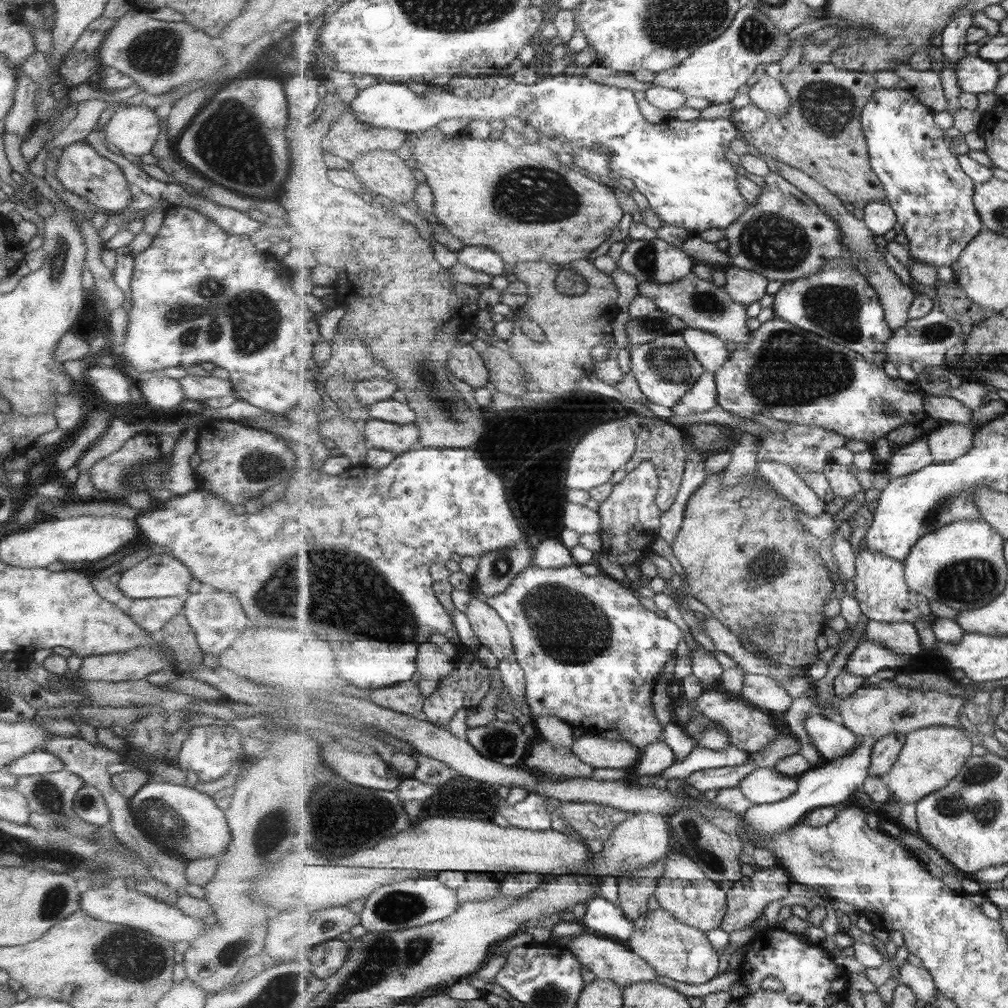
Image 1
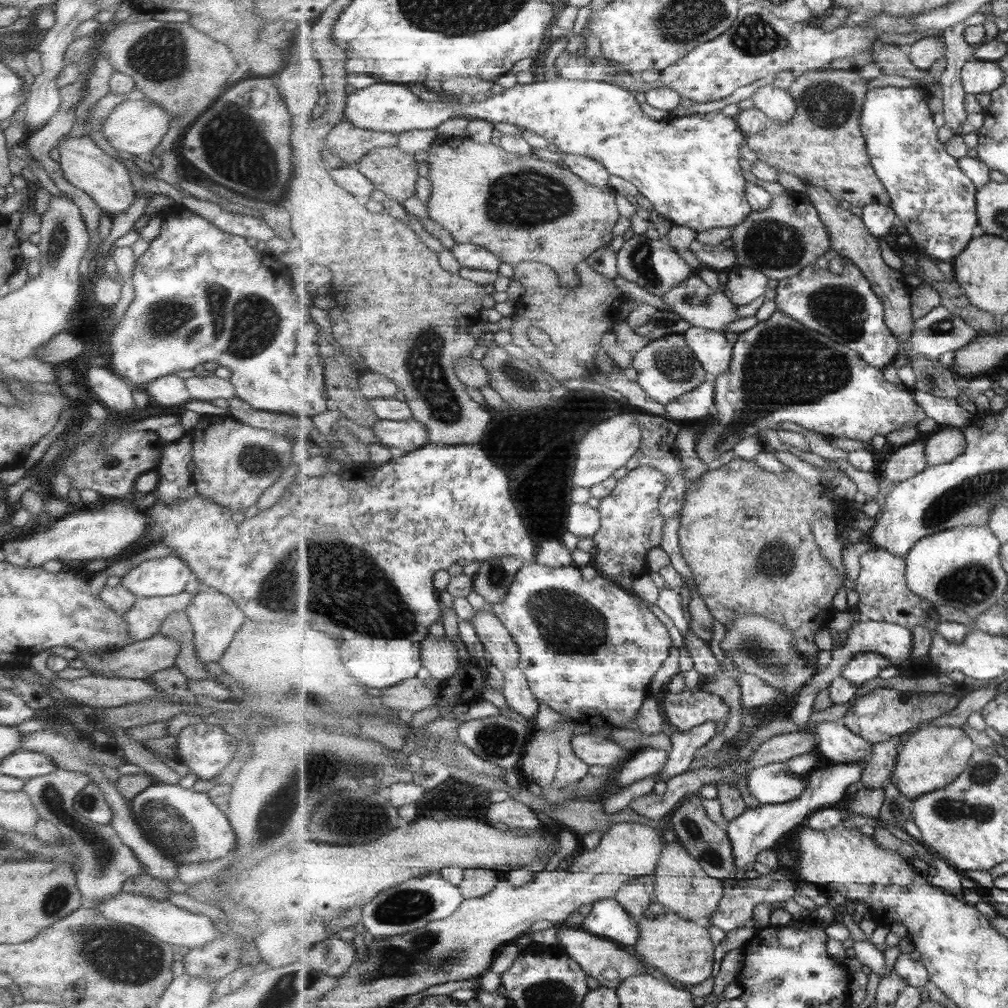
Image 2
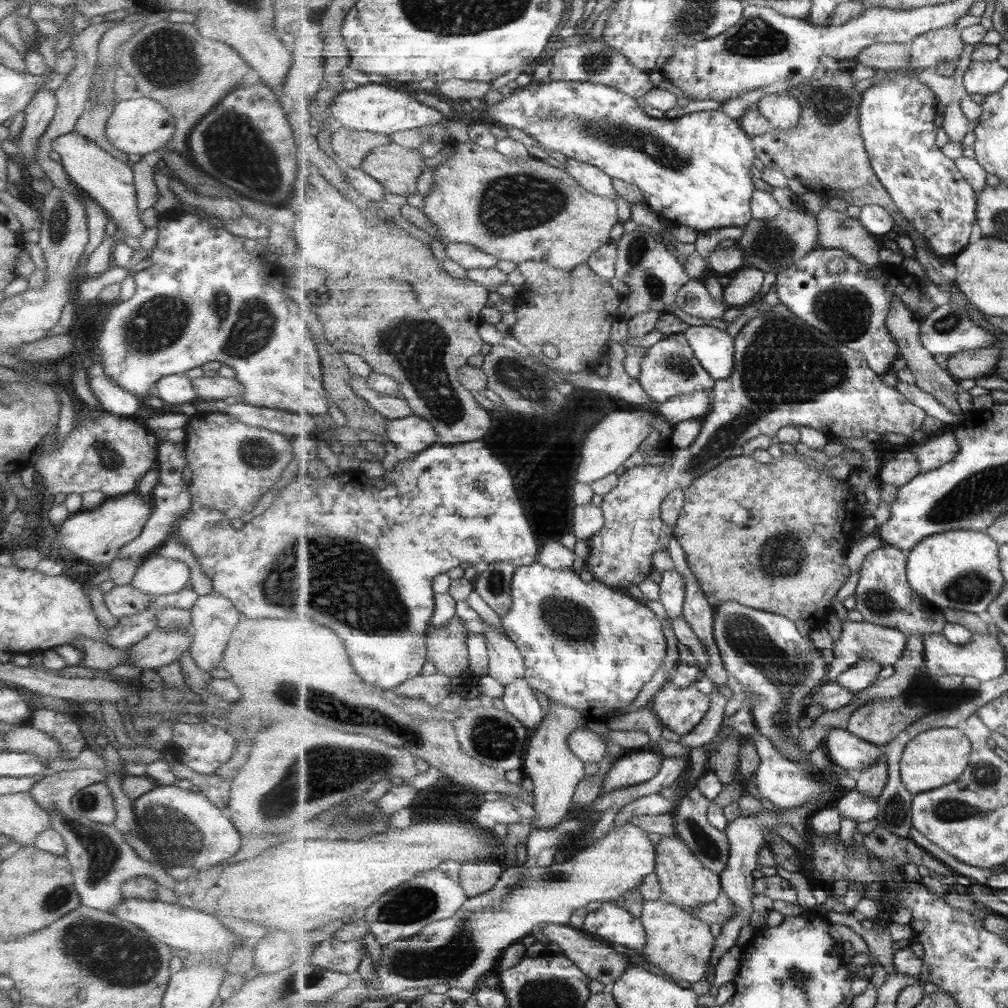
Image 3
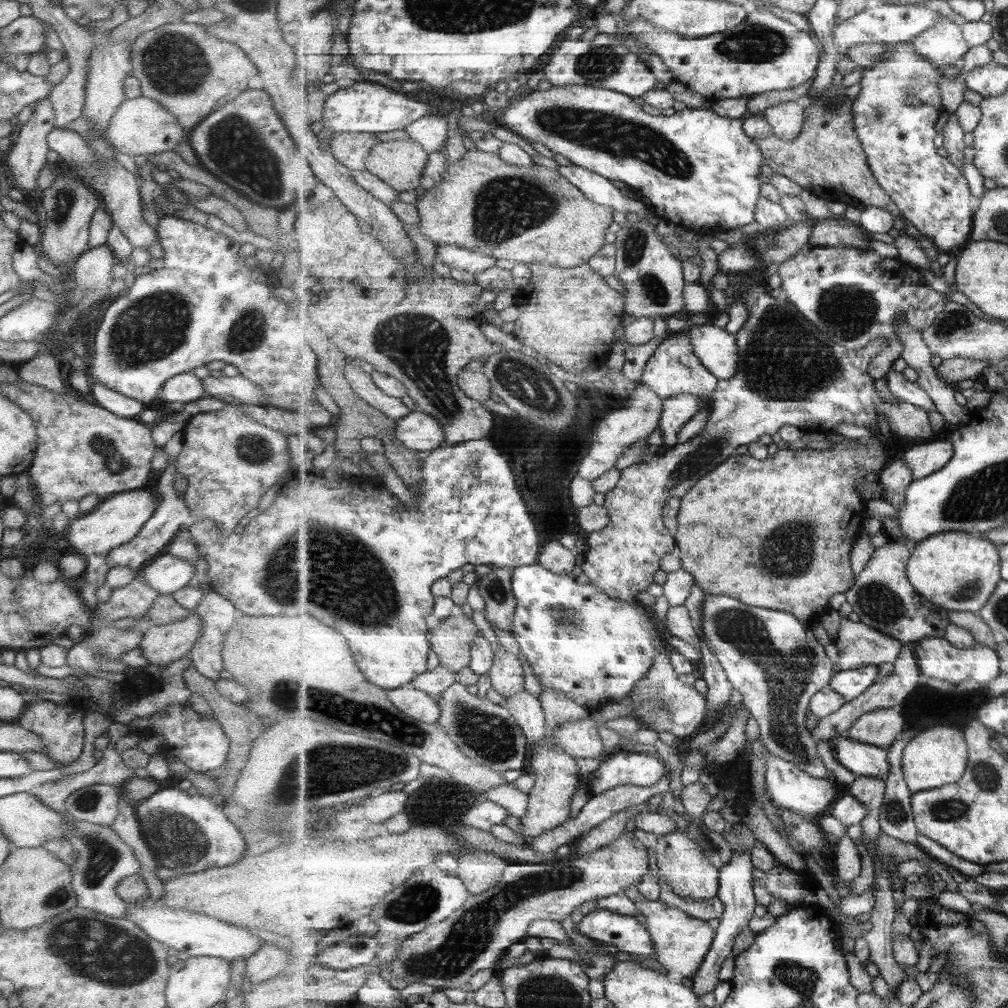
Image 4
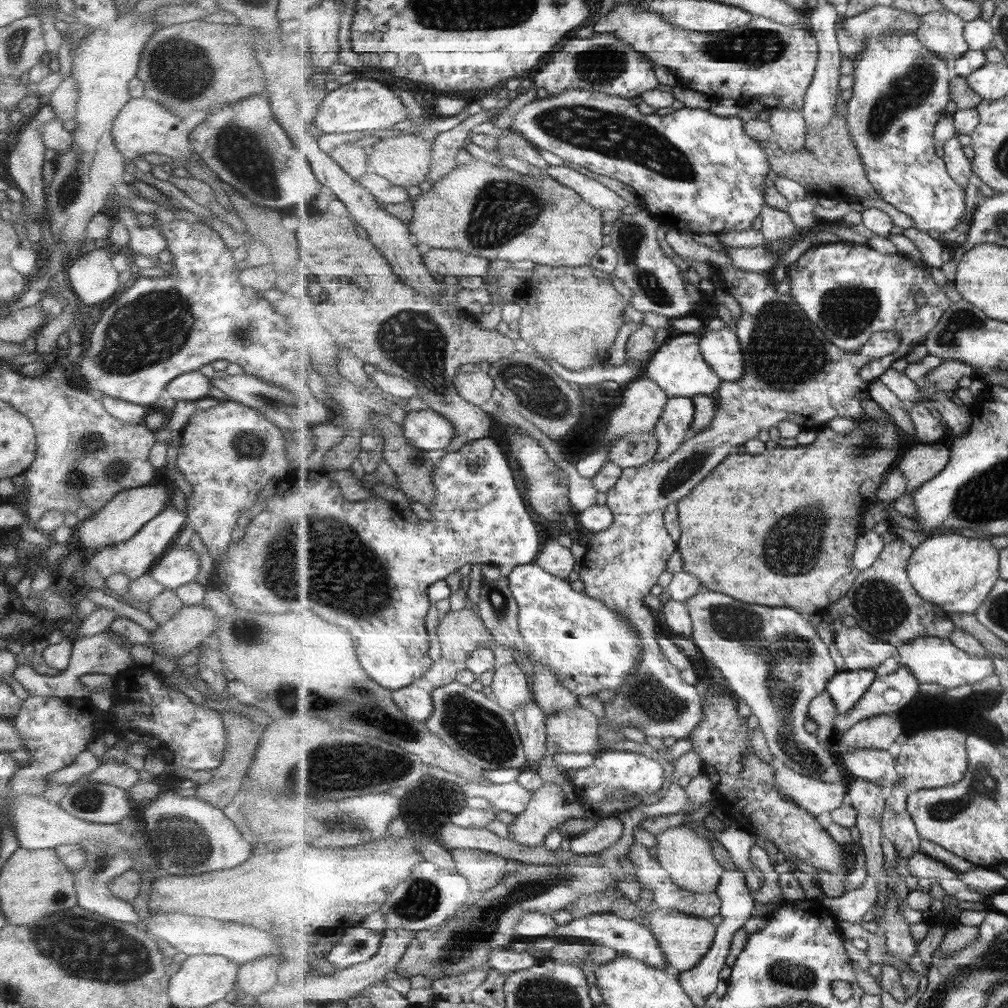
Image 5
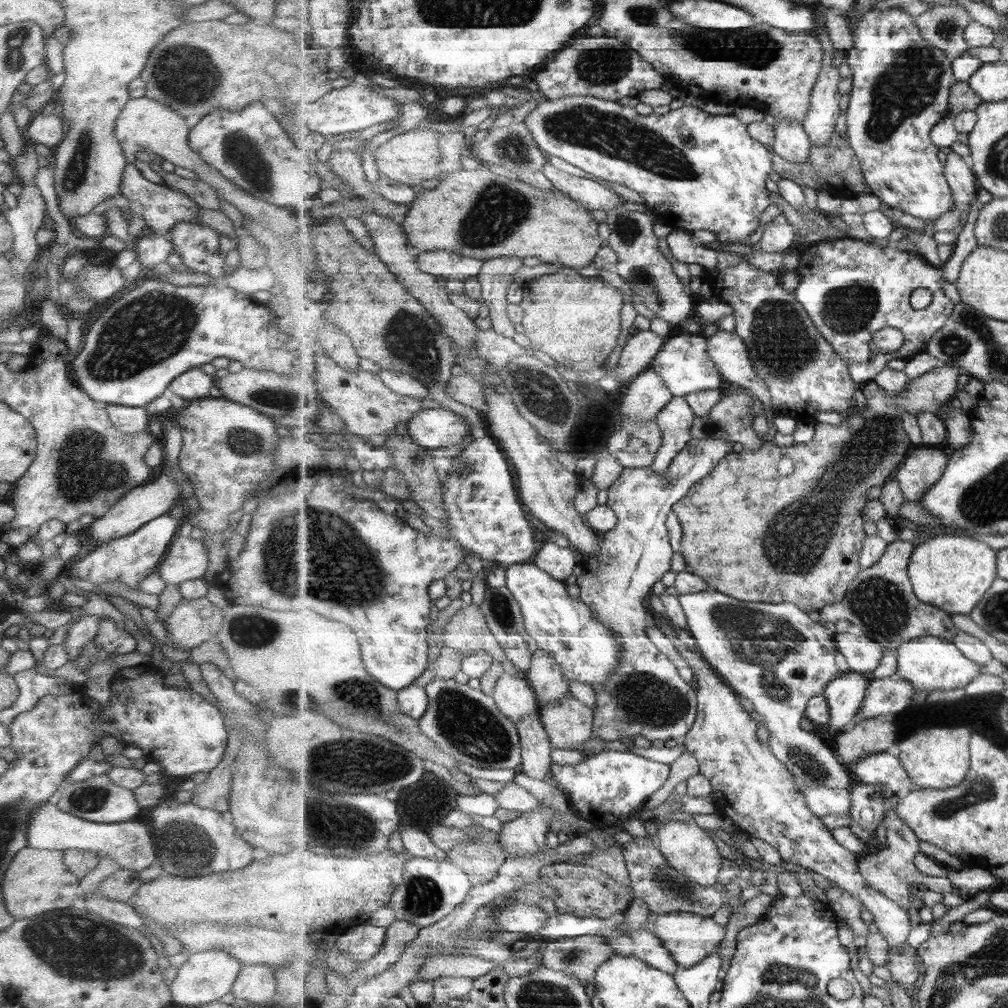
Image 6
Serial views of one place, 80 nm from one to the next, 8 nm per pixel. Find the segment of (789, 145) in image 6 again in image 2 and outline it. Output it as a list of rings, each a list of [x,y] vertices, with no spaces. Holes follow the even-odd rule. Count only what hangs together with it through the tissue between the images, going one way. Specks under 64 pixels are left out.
[[[773,83],[758,88],[751,99],[754,107],[765,112],[776,122],[789,122],[797,113],[797,102],[786,89],[777,89]]]

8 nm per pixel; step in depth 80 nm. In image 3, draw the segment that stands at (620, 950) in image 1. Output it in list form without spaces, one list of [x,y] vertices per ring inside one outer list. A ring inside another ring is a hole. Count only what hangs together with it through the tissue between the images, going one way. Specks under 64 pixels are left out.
[[[543,923],[542,934],[549,942],[556,943],[562,949],[562,953],[578,964],[579,968],[588,974],[590,979],[603,983],[607,988],[612,987],[629,966],[633,966],[624,954],[615,952],[611,944],[589,936],[583,930],[572,928],[569,925]]]

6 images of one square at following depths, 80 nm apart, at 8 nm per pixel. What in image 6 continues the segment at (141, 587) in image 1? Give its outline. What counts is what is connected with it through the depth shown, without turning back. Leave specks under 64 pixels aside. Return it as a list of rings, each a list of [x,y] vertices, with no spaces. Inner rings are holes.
[[[176,535],[155,568],[163,584],[175,584],[202,578],[208,565],[207,549],[200,540]]]

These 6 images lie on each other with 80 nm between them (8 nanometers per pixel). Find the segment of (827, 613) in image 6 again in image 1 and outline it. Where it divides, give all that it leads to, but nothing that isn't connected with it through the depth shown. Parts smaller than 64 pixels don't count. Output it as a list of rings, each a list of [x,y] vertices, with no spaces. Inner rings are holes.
[[[863,547],[856,557],[856,576],[854,597],[860,602],[862,611],[869,619],[879,622],[917,622],[919,618],[926,618],[934,613],[930,605],[930,598],[911,590],[906,582],[906,564],[891,555],[875,552]]]

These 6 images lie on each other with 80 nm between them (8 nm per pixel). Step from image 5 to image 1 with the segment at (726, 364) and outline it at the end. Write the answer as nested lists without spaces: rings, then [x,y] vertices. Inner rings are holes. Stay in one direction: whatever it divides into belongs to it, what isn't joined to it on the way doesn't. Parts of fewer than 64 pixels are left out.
[[[689,326],[681,333],[687,346],[696,354],[706,370],[717,373],[730,359],[732,352],[729,352],[726,340],[721,337]]]

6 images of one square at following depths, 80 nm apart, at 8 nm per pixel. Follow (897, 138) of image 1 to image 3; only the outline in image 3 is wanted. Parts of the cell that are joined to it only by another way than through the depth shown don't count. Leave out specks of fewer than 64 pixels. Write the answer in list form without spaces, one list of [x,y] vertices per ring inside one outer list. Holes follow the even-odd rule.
[[[921,68],[914,71],[876,71],[880,80],[863,93],[863,102],[859,108],[860,130],[871,164],[896,205],[910,220],[913,228],[927,240],[930,249],[945,259],[951,254],[956,256],[969,246],[971,230],[977,220],[978,194],[959,172],[958,163],[941,152],[935,144],[938,126],[935,122],[939,114],[938,98],[927,83],[920,79]]]

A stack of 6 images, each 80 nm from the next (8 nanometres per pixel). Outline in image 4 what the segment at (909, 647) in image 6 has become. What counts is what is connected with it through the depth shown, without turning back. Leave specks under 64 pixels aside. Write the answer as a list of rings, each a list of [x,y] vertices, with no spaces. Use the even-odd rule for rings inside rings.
[[[929,637],[916,642],[914,653],[923,677],[940,678],[956,685],[971,678],[981,686],[987,686],[1002,673],[999,668],[1002,659],[999,658],[998,651],[980,643],[975,648],[962,649],[951,644],[946,638]]]

